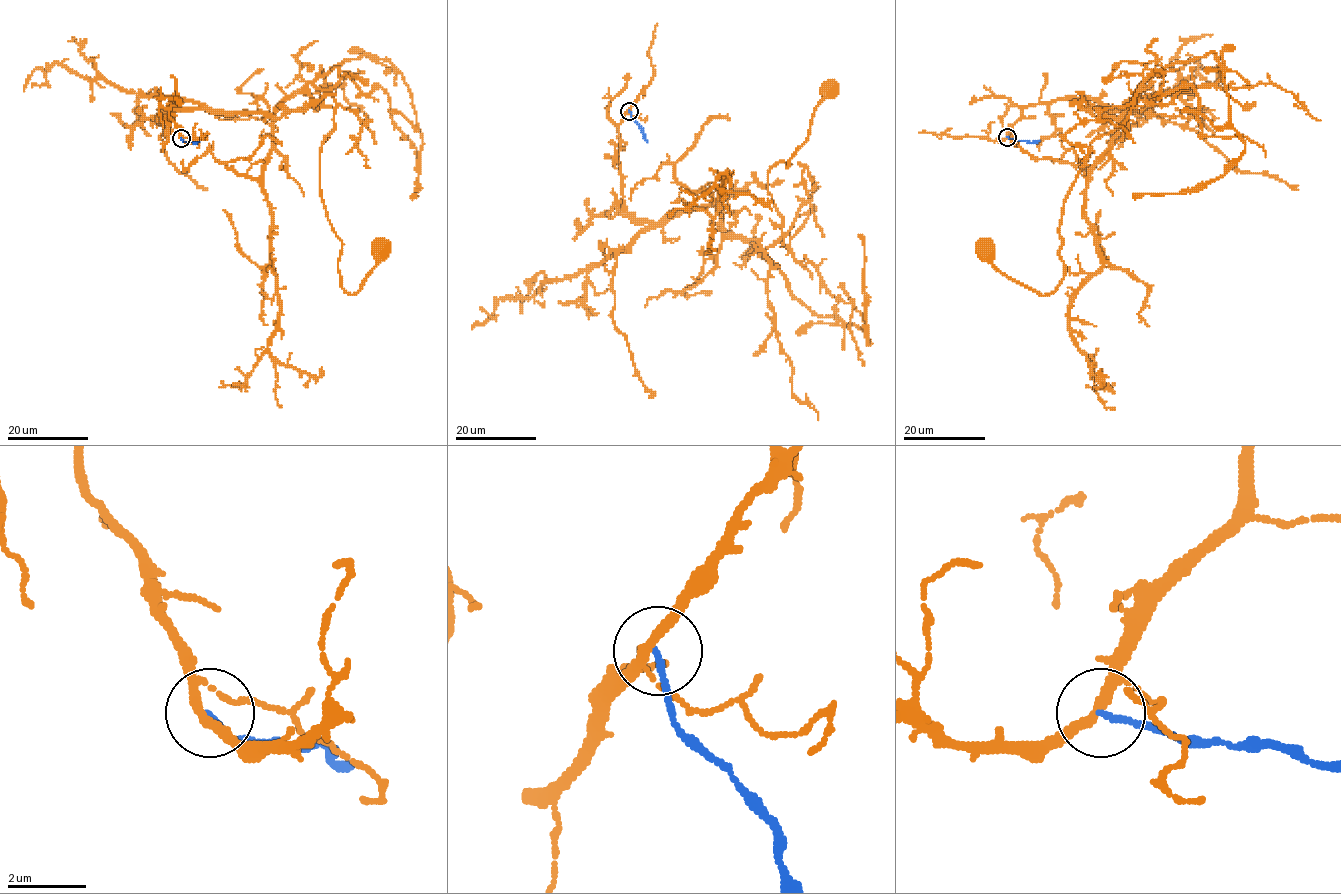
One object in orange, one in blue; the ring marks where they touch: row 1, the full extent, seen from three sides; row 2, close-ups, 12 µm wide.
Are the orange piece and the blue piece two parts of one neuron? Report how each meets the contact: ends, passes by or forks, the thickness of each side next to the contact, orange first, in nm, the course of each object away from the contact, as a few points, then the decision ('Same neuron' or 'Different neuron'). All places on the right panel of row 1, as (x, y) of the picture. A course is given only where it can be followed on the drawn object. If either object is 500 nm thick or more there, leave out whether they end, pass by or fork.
At the ring orange forks. At the ring blue ends. Thickness 200 nm (orange) against 140 nm. Course of orange: (1007, 137), (1067, 98), (1119, 118), (1152, 82), (1090, 144), (1057, 288), (982, 250). Course of blue: (1007, 137), (1038, 141). Different neuron

